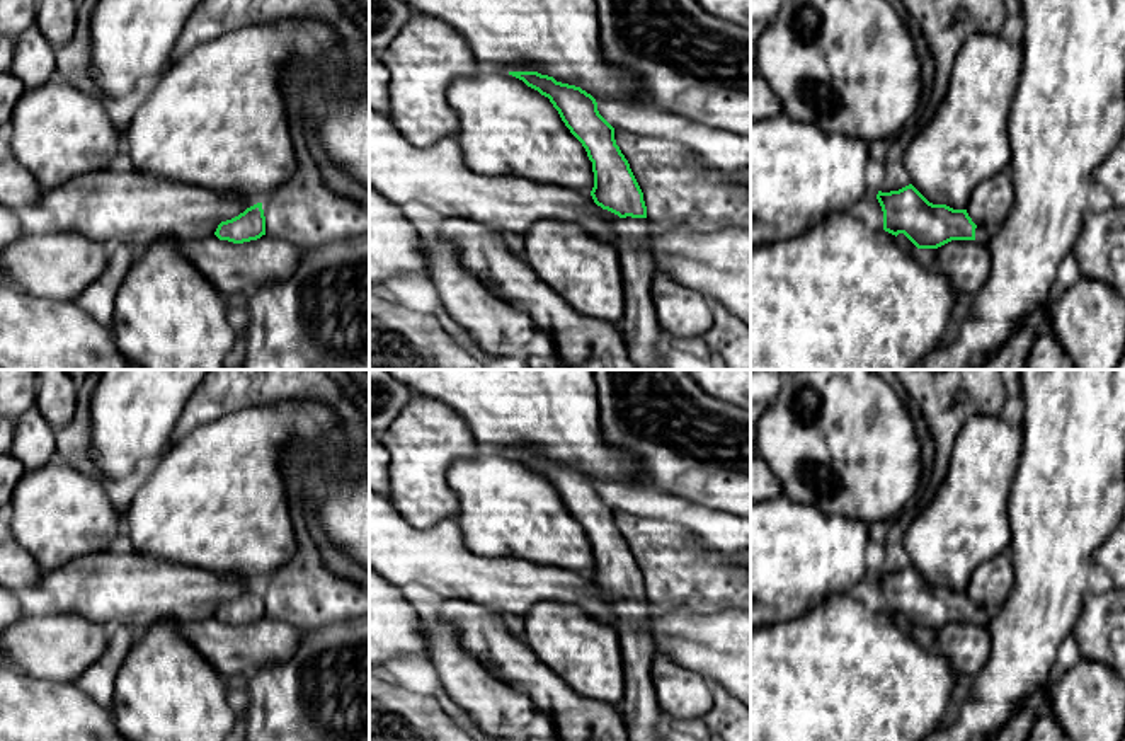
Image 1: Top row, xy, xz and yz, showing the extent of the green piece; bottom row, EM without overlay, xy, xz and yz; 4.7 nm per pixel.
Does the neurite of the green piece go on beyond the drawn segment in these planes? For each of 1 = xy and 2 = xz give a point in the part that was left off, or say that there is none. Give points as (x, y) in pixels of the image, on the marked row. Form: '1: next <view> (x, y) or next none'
1: next none
2: next xz (645, 341)

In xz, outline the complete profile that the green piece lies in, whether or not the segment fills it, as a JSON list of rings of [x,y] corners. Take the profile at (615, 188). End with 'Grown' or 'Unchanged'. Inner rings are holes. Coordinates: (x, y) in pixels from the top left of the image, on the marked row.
[[[509,72],[548,97],[570,133],[592,162],[597,206],[620,218],[614,221],[616,250],[623,271],[625,315],[620,329],[638,370],[669,370],[667,337],[657,320],[650,293],[657,266],[648,247],[654,225],[647,220],[643,192],[614,140],[614,128],[599,114],[596,99],[580,87],[557,82],[538,72]]]. Grown

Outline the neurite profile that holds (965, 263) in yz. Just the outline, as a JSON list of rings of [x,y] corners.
[[[951,240],[938,247],[933,267],[948,278],[957,295],[974,296],[991,276],[991,250],[975,240]]]

